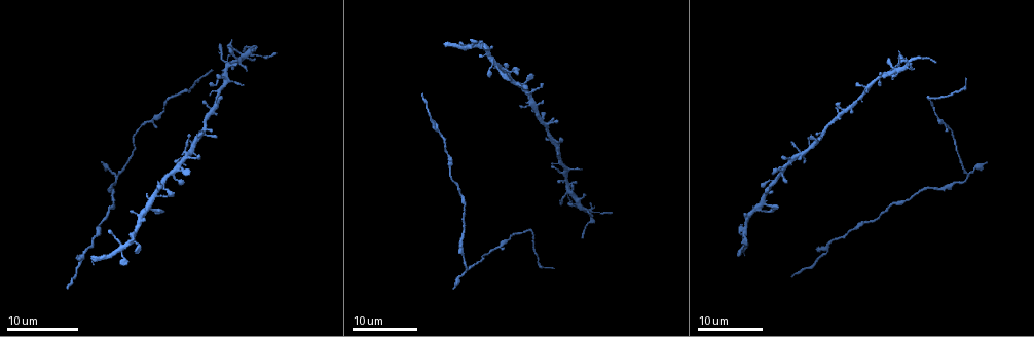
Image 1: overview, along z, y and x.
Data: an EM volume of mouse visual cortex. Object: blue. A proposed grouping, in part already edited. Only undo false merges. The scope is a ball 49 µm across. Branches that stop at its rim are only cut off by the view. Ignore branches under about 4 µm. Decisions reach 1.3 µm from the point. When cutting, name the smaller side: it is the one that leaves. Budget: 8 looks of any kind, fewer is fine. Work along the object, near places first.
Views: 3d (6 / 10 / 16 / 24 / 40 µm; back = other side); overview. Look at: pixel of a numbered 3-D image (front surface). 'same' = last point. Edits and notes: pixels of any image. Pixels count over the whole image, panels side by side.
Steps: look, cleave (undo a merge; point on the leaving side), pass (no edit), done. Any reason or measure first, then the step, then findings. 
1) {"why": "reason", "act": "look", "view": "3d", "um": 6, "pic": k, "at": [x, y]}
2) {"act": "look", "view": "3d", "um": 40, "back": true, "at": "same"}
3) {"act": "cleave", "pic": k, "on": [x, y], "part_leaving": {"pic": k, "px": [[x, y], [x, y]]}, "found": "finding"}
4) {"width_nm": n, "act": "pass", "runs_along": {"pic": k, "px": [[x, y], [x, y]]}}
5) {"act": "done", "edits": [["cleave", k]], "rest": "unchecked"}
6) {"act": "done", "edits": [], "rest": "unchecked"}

{"why": "two arms at a narrow angle", "act": "look", "view": "3d", "um": 24, "pic": 1, "at": [826, 254]}

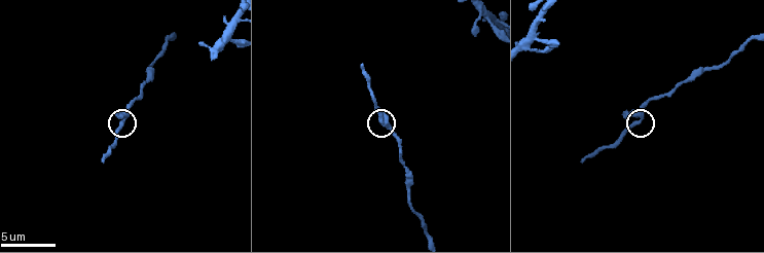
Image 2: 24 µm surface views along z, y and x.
{"why": "zoom in", "act": "look", "view": "3d", "um": 6, "pic": 2, "at": [638, 121]}

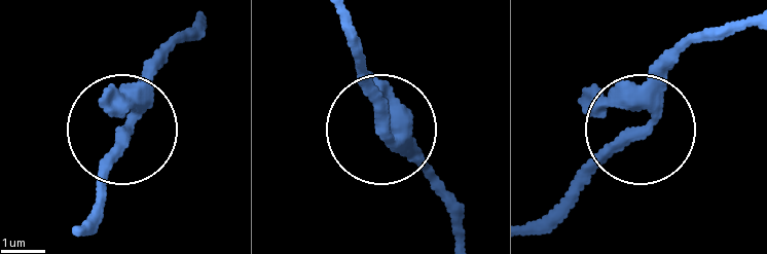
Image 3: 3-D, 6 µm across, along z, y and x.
{"width_nm": 360, "act": "pass", "found": "one cell here"}

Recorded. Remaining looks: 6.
{"why": "a narrow waist", "act": "look", "view": "3d", "um": 16, "pic": 1, "at": [906, 200]}

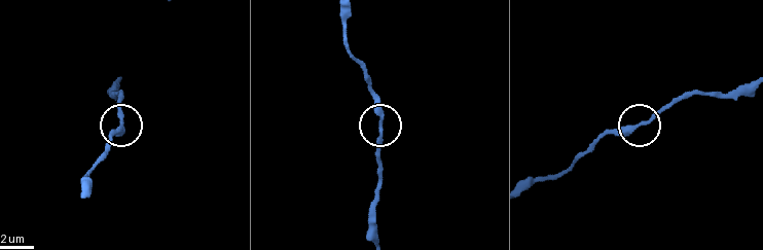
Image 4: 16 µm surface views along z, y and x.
{"act": "look", "view": "3d", "um": 6, "pic": 4, "at": [381, 127]}

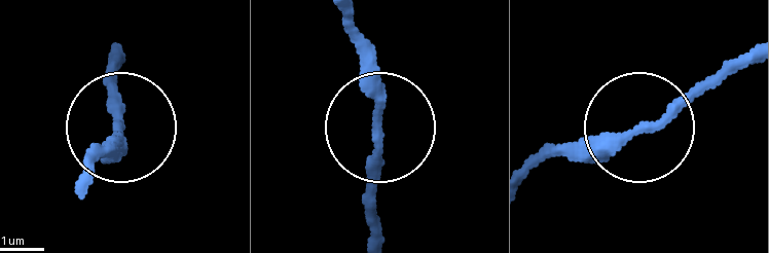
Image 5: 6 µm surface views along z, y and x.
{"act": "pass", "runs_along": {"pic": 5, "px": [[376, 237], [376, 104], [354, 31]]}, "found": "continuous, no second cell"}

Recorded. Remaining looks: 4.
{"why": "calibre changes", "act": "look", "view": "3d", "um": 6, "pic": 2, "at": [147, 81]}

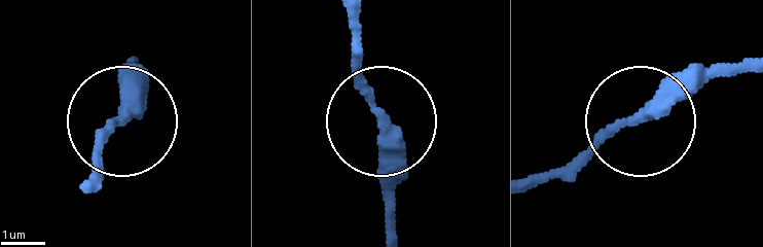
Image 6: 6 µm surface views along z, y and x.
{"act": "pass", "runs_along": {"pic": 6, "px": [[396, 228], [396, 140], [356, 44]]}, "found": "continuous, no second cell"}

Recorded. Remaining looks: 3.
{"why": "sudden change in width", "act": "look", "view": "3d", "um": 24, "pic": 1, "at": [946, 124]}

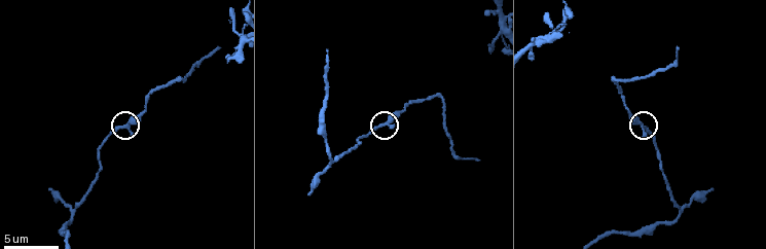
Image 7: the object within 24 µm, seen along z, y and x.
{"act": "look", "view": "3d", "um": 6, "pic": 7, "at": [125, 125]}

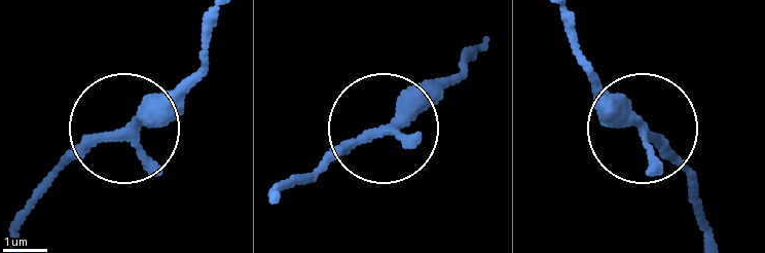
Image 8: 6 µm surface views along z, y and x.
{"act": "look", "view": "3d", "um": 6, "back": true, "pic": 8, "at": [117, 133]}

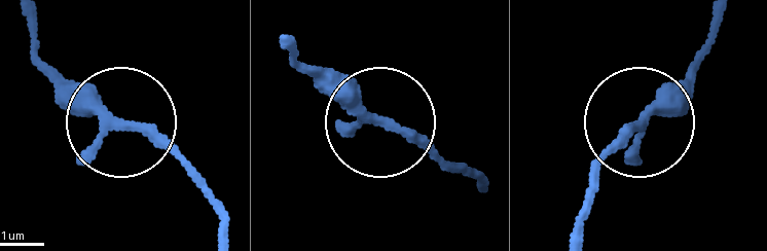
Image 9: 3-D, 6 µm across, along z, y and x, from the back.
{"width_nm": 200, "act": "pass", "runs_along": {"pic": 9, "px": [[25, 10], [47, 63], [198, 184]]}, "found": "all the same cell"}

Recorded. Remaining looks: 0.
{"act": "done", "edits": [], "rest": "unchecked"}

